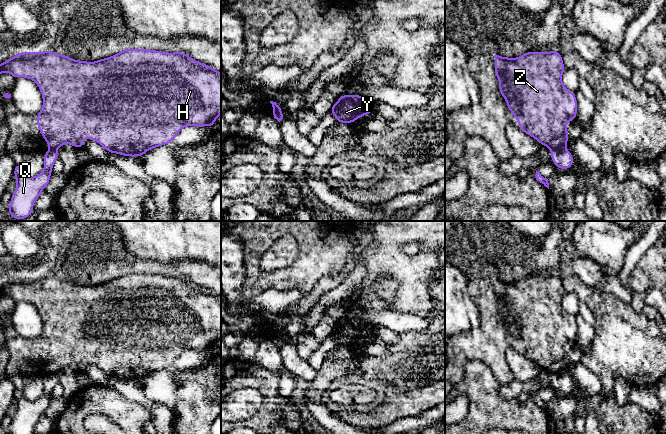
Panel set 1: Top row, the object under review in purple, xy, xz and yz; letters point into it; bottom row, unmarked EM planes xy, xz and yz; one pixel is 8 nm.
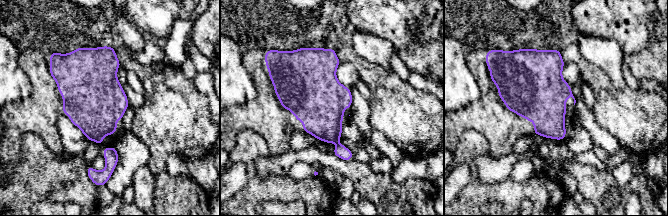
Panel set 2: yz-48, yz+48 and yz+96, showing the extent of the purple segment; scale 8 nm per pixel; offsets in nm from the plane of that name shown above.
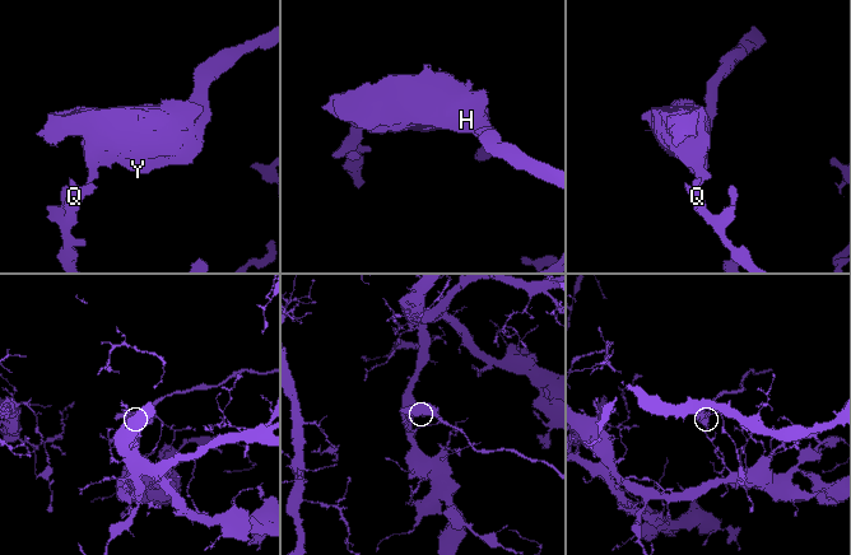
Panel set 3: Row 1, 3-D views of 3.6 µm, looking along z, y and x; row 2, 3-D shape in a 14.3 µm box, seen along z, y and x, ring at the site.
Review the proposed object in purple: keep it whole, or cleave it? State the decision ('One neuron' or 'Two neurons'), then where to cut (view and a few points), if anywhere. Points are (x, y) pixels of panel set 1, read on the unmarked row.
Two neurons. Split along yz (564, 369), (551, 375)

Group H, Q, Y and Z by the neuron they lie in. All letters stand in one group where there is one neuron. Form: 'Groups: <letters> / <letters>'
Groups: H Y Z / Q

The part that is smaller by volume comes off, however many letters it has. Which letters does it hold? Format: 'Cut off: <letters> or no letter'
Cut off: H, Y, Z

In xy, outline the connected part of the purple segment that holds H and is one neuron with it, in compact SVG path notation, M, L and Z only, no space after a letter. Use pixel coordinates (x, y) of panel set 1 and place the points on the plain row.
M126 272L103 284L98 283L96 286L75 284L65 278L55 278L53 275L20 276L0 288L0 298L5 296L10 297L15 303L18 301L29 302L38 309L43 321L43 331L37 337L37 351L43 363L47 365L49 374L57 374L64 368L71 368L80 373L83 372L83 364L89 362L99 367L109 377L130 381L143 380L150 373L172 366L185 350L213 351L216 342L221 338L221 297L207 288L194 284L182 275L168 277L150 273Z

